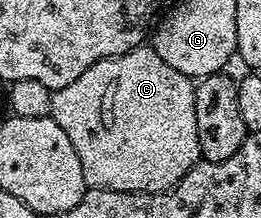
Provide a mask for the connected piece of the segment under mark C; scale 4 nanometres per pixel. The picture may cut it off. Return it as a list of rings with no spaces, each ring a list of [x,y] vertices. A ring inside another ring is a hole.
[[[153,47],[133,48],[128,54],[88,66],[76,82],[57,89],[52,98],[50,115],[56,126],[68,134],[68,142],[80,158],[87,188],[107,188],[121,192],[162,192],[178,183],[191,166],[198,163],[196,134],[195,81],[180,74],[154,53]]]

